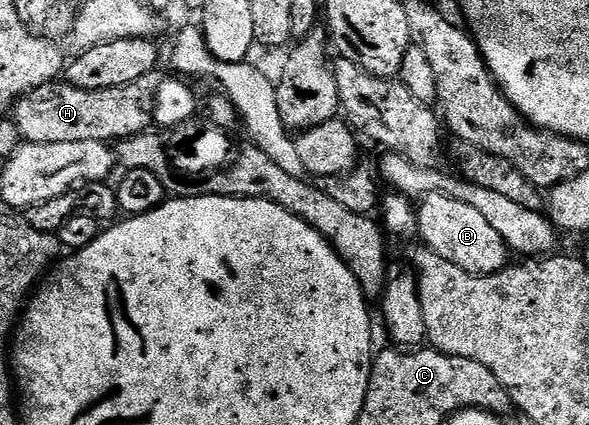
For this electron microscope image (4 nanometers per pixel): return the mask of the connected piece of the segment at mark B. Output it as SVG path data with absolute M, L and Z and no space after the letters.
M427 195L417 207L417 234L428 250L472 275L495 275L511 263L509 246L479 209L450 195Z

